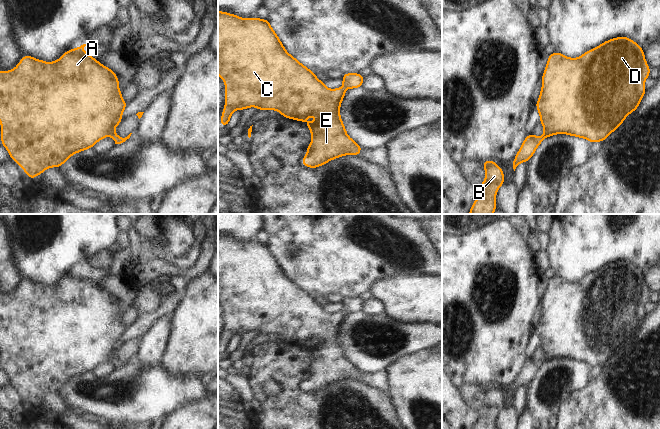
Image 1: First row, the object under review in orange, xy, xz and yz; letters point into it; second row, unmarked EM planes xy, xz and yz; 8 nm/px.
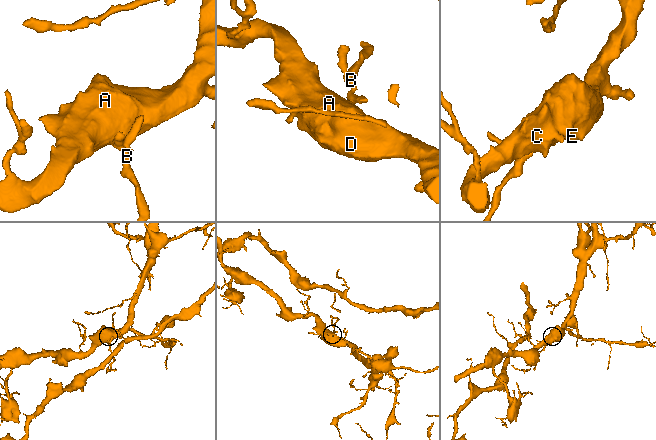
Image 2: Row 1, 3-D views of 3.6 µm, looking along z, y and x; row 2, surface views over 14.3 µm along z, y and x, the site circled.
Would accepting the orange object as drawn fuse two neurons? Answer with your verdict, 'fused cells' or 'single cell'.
single cell

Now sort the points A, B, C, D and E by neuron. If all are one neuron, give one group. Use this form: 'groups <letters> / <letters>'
groups A B C D E

